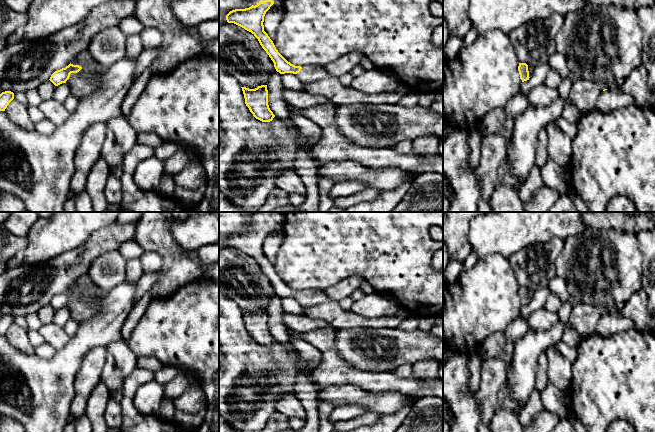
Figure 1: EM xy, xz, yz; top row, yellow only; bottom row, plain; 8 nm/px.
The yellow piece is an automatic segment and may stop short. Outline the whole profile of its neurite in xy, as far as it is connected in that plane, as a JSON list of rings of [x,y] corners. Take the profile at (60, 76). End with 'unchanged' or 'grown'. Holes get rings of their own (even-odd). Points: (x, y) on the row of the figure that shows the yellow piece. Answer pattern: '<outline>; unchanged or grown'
[[[69,64],[65,68],[62,68],[60,70],[55,71],[51,77],[50,81],[55,85],[58,86],[62,83],[66,83],[66,81],[69,79],[71,73],[77,73],[82,69],[79,65],[73,65]]]; unchanged

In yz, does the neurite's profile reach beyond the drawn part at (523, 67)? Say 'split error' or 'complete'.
split error

